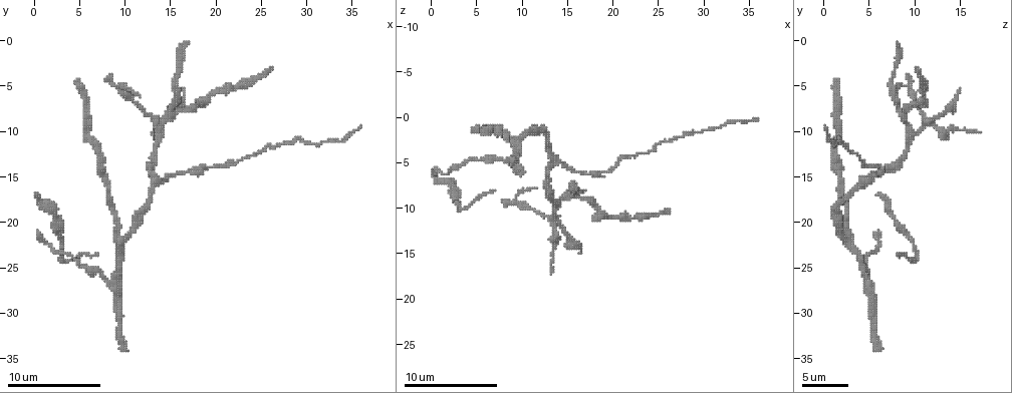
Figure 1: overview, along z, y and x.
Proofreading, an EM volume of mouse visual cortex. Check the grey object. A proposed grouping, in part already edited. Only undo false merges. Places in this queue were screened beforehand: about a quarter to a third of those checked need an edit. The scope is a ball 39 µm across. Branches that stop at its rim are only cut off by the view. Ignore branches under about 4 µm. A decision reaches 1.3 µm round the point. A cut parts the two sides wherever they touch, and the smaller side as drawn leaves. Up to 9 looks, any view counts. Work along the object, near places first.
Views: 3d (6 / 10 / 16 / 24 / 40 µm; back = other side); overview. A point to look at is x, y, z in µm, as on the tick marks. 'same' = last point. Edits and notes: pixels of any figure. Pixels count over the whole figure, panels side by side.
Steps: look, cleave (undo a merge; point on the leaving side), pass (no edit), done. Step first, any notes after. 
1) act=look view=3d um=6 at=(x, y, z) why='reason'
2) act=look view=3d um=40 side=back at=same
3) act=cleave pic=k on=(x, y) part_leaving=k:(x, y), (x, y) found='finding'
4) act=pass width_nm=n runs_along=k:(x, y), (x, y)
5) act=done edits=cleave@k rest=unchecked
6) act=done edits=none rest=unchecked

act=look view=3d um=10 at=(29.4, 11.0, 1.8)

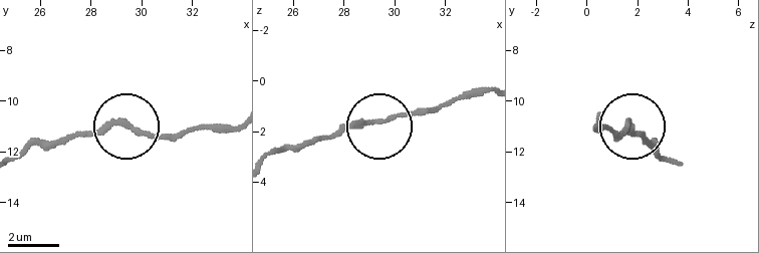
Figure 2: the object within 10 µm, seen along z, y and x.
act=pass width_nm=180 found='all the same neuron'

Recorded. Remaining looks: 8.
act=look view=3d um=16 at=(8.0, 26.6, 5.0)

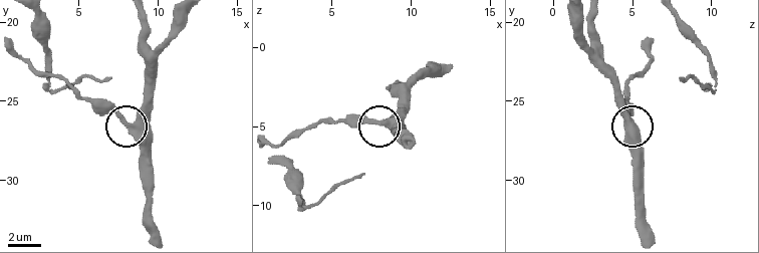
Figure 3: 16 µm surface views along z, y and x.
act=pass found='one neuron here'

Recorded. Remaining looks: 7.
act=look view=3d um=10 at=(9.2, 22.4, 3.2)

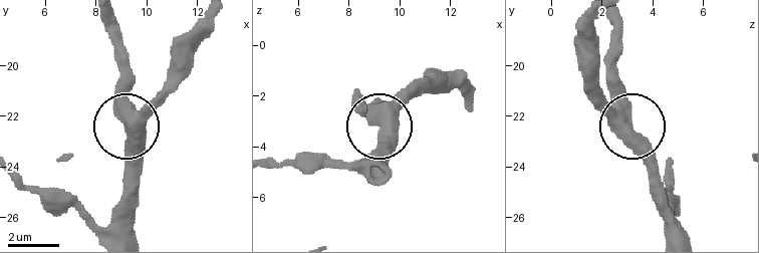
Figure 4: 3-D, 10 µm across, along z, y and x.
act=look view=3d um=6 at=(9.2, 22.3, 3.1) why='closer look'

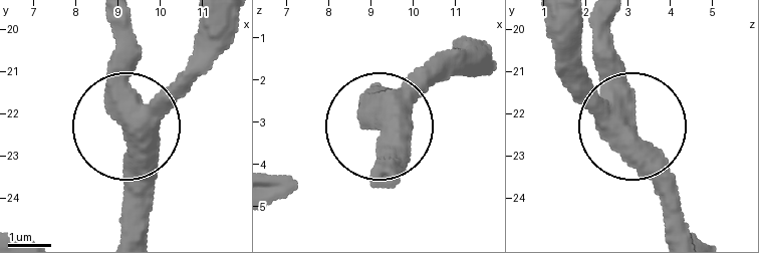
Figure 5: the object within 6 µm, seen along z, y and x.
act=pass width_nm=450 runs_along=5:(229, 22), (124, 123), (121, 22) found='one neuron here'

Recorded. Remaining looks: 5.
act=look view=3d um=10 at=(13.2, 8.8, 11.2) why='four or more arms meet'

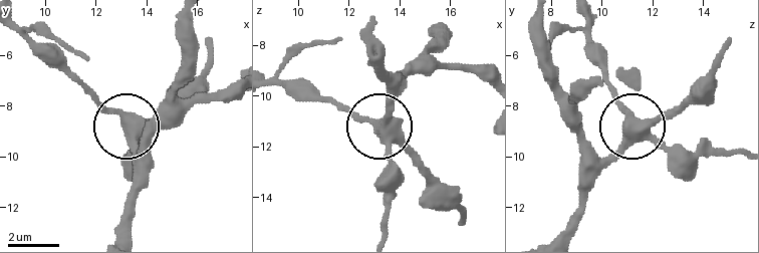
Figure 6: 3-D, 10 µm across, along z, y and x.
act=look view=3d um=6 at=(13.2, 8.6, 11.3)

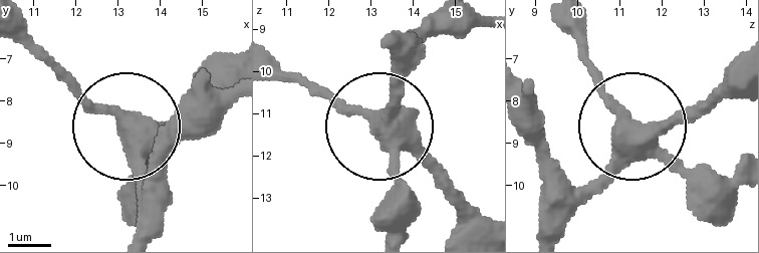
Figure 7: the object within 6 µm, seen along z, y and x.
act=pass runs_along=7:(542, 233), (633, 129), (679, 124), (719, 103) found='continuous, no second neuron'

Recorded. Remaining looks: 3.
act=done edits=none rest=unchecked

